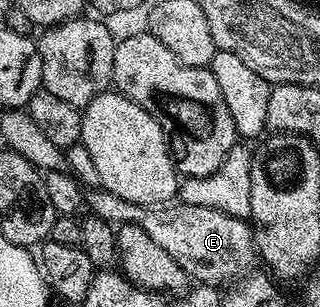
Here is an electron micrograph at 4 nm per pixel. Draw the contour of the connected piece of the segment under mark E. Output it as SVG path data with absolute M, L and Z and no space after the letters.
M103 188L87 191L86 206L91 217L100 218L113 228L142 228L142 232L146 232L154 244L159 244L165 252L174 256L174 260L178 260L189 279L196 281L197 278L208 286L227 287L243 279L253 269L252 261L258 258L253 227L243 218L218 212L218 208L202 208L198 204L164 204L153 208L122 200L122 196L114 196L114 192Z

